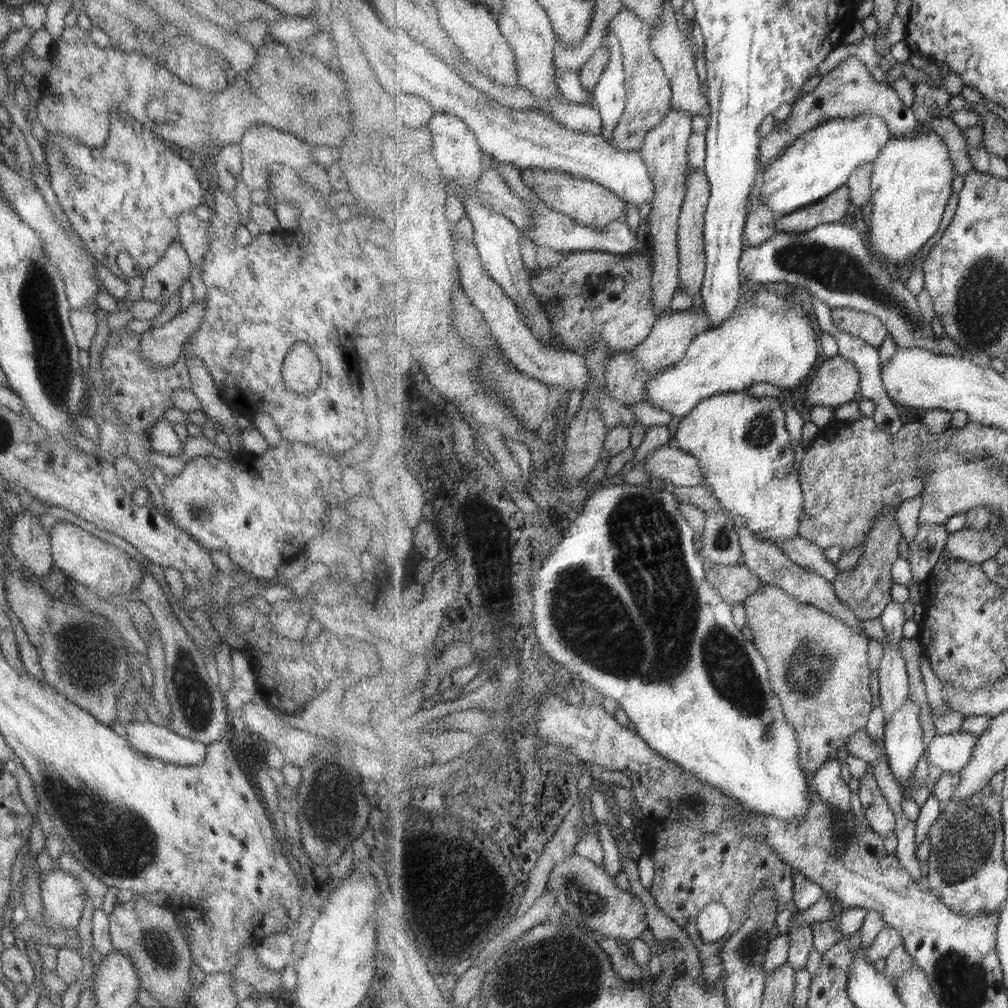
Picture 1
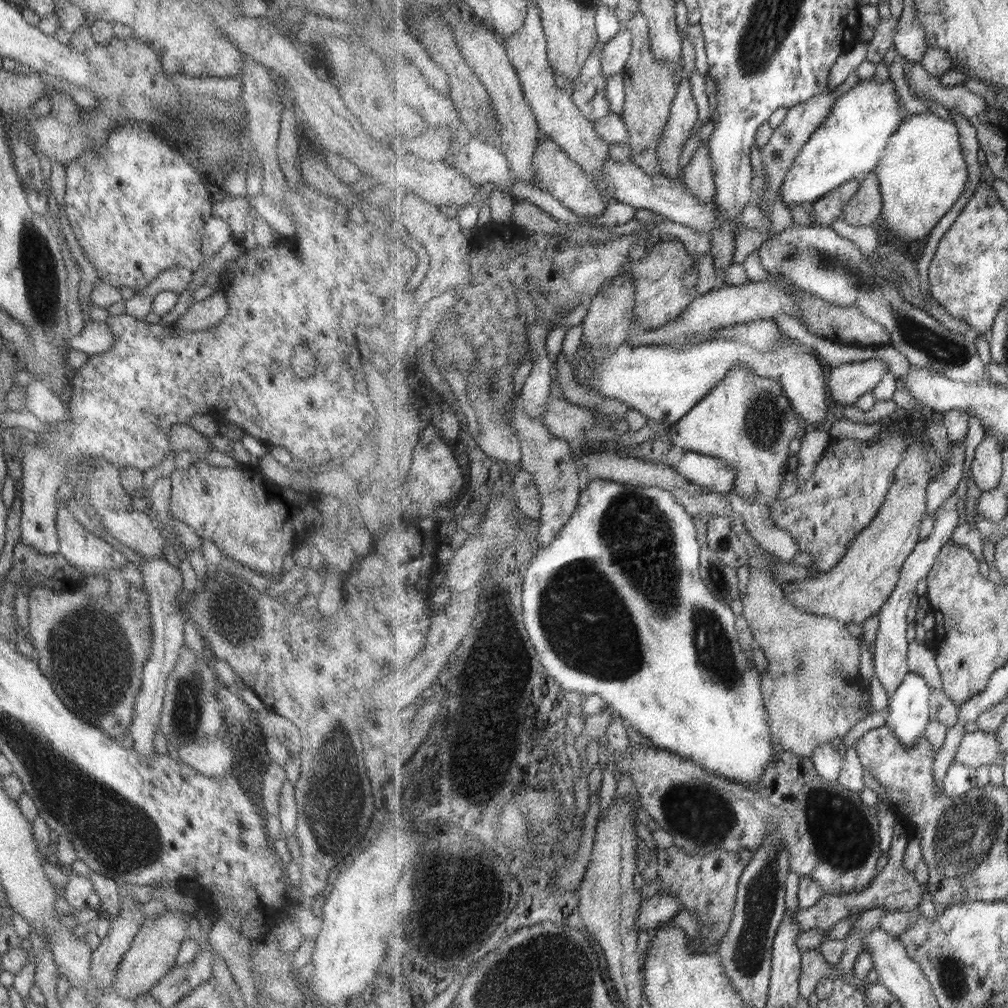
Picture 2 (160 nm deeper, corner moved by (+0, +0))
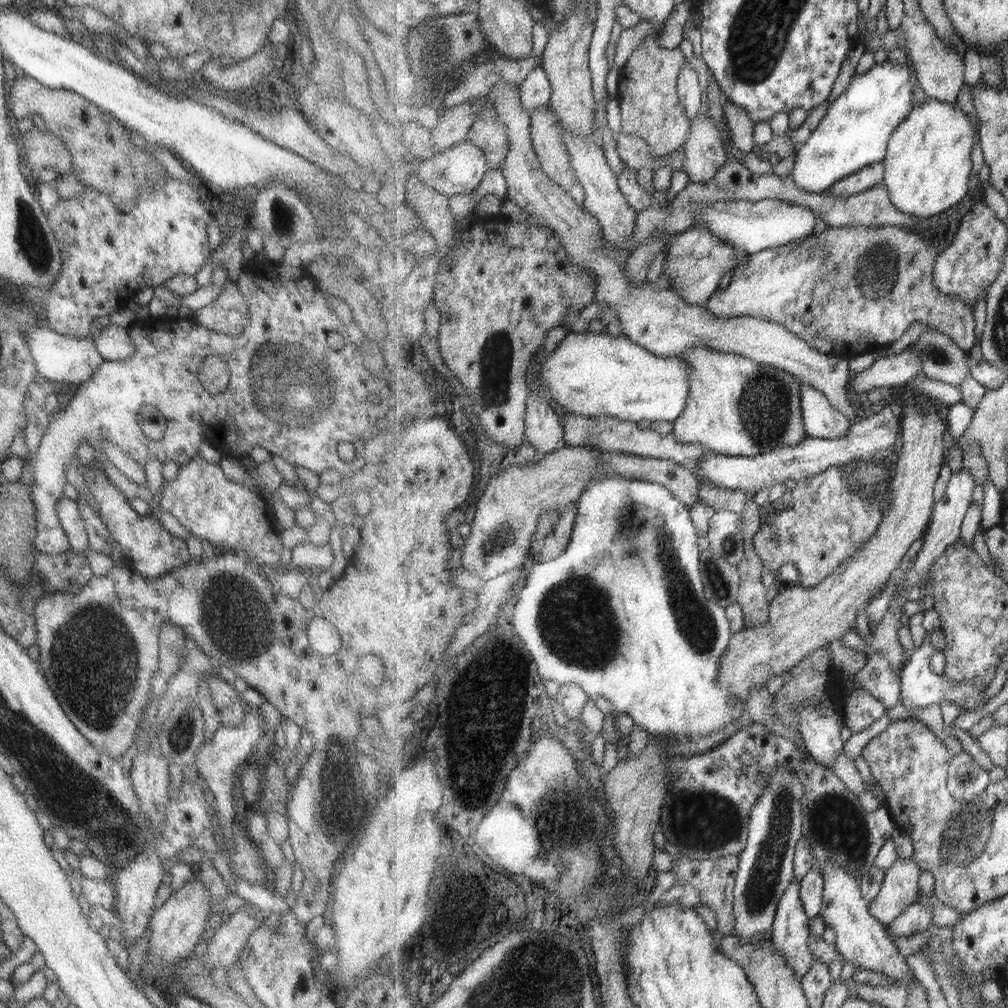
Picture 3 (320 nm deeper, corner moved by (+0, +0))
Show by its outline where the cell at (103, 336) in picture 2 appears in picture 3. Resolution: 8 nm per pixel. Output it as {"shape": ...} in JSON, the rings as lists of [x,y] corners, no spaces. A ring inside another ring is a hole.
{"shape":[[[109,322],[103,327],[96,339],[92,339],[94,349],[101,355],[102,361],[123,361],[133,354],[134,346],[125,328]]]}

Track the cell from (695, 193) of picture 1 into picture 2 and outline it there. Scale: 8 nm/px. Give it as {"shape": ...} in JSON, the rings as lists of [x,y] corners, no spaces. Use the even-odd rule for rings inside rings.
{"shape":[[[709,138],[701,141],[688,165],[684,168],[683,183],[703,202],[708,203],[714,200],[718,188]]]}

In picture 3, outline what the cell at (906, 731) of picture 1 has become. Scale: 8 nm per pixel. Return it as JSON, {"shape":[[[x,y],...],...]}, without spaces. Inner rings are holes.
{"shape":[[[925,634],[925,639],[922,645],[916,648],[915,654],[910,656],[910,659],[902,668],[902,702],[903,706],[907,707],[910,711],[914,708],[925,708],[933,704],[939,704],[941,698],[945,698],[950,703],[955,704],[961,712],[975,712],[980,708],[985,708],[989,702],[985,699],[985,687],[981,685],[965,681],[958,683],[946,674],[935,674],[931,670],[931,656],[934,655],[935,646],[931,642],[929,634]]]}

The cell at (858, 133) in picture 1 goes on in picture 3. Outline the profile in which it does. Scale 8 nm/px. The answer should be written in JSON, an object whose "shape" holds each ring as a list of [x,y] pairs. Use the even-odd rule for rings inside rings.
{"shape":[[[888,60],[874,64],[866,73],[854,74],[848,88],[834,100],[811,138],[798,146],[791,174],[798,187],[807,192],[829,191],[836,182],[853,176],[865,168],[883,163],[888,155],[889,141],[893,133],[904,120],[908,119],[917,105],[913,98],[915,84],[918,83],[917,76],[917,71],[909,68],[909,64],[895,64]]]}

